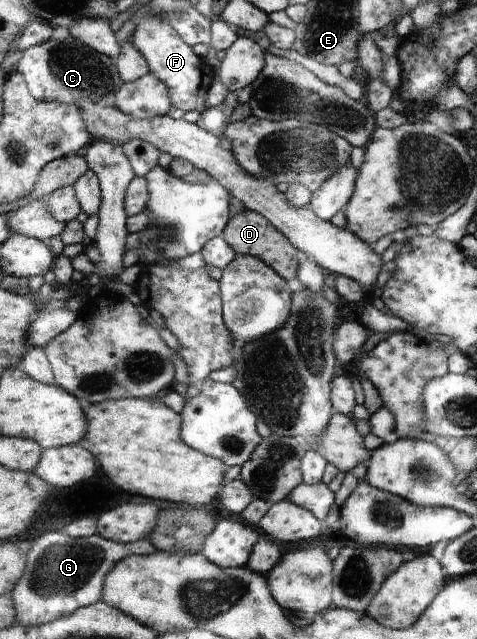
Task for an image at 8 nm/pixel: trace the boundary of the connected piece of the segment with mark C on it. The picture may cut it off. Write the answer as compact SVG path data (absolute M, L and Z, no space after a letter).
M72 34L61 42L61 40L51 40L43 46L35 46L27 52L27 56L21 62L21 74L25 74L27 83L29 84L32 94L41 101L58 101L71 102L73 105L78 105L84 112L85 121L88 124L90 134L95 141L108 141L119 145L127 145L129 142L137 139L145 140L157 146L162 152L168 153L174 159L186 159L193 162L193 165L201 171L207 172L217 183L220 183L231 196L237 198L244 209L256 211L264 216L269 223L275 226L276 230L281 231L298 250L305 252L307 257L313 259L319 267L327 274L342 275L352 280L355 280L365 291L377 282L377 276L383 268L383 260L377 256L370 244L365 240L353 235L351 231L341 229L334 226L331 221L325 221L318 218L308 208L291 207L284 194L279 192L275 184L270 184L252 175L249 175L239 163L236 162L235 156L231 150L221 148L221 138L211 135L208 131L202 130L197 124L191 124L187 120L175 120L170 115L159 116L153 119L137 119L132 115L126 114L120 110L118 106L118 98L120 91L123 89L124 79L122 78L120 67L117 60L111 58L107 54L102 54L94 50L91 46L84 44L80 39L77 39Z

